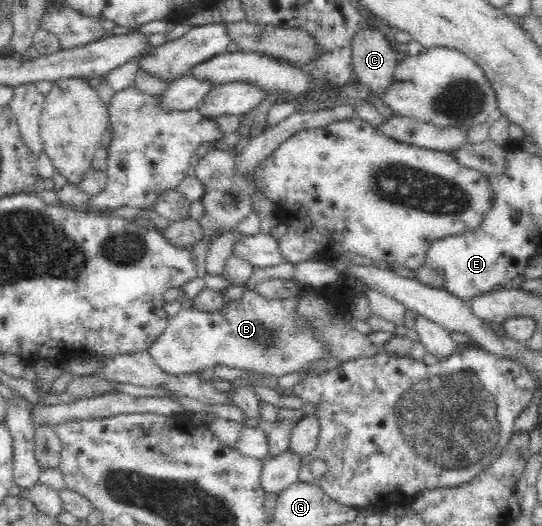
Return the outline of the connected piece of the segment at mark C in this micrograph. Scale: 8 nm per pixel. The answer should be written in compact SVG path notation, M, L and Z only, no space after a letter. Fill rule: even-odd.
M366 25L359 29L351 47L355 79L375 95L385 95L398 64L391 42L381 32Z

